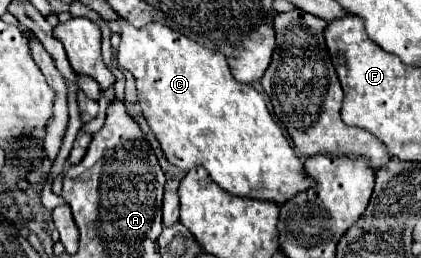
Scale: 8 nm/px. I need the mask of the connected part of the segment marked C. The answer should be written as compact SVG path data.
M119 18L119 26L121 44L117 48L117 64L133 74L143 116L159 140L161 150L165 148L165 156L171 164L185 172L201 164L223 190L235 196L273 200L277 204L283 204L297 192L313 186L313 180L303 172L303 164L291 148L284 127L271 116L265 98L251 84L239 84L233 78L221 52L207 50L159 22L135 28Z

